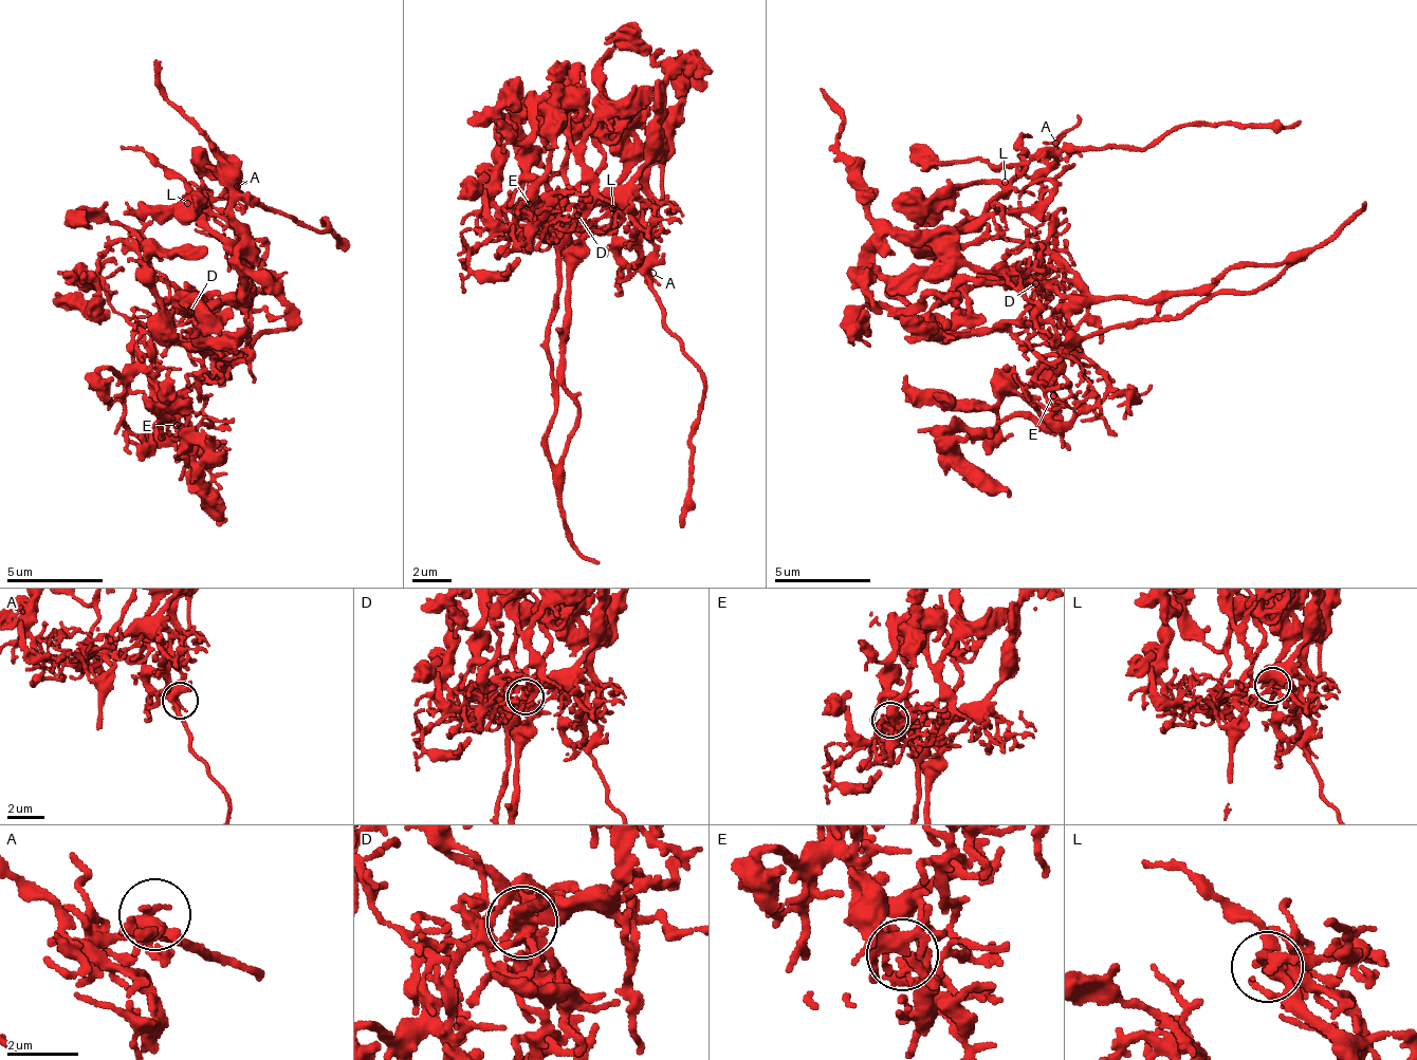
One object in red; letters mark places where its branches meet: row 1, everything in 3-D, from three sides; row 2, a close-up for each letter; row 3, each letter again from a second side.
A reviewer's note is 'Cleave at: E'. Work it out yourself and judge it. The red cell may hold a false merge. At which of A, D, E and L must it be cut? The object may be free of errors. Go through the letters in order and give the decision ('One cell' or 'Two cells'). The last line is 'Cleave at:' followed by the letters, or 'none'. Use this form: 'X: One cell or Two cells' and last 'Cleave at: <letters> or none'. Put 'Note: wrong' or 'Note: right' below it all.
A: One cell
D: One cell
E: One cell
L: One cell
Cleave at: none
Note: wrong

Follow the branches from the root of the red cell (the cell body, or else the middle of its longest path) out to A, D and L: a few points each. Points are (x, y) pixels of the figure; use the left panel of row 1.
A: (238, 289), (240, 263), (235, 253), (238, 246), (225, 238), (226, 219), (229, 217), (223, 210), (237, 186)
D: (238, 289), (236, 296), (207, 301), (195, 307), (190, 313)
L: (238, 289), (241, 282), (238, 253), (187, 203)

